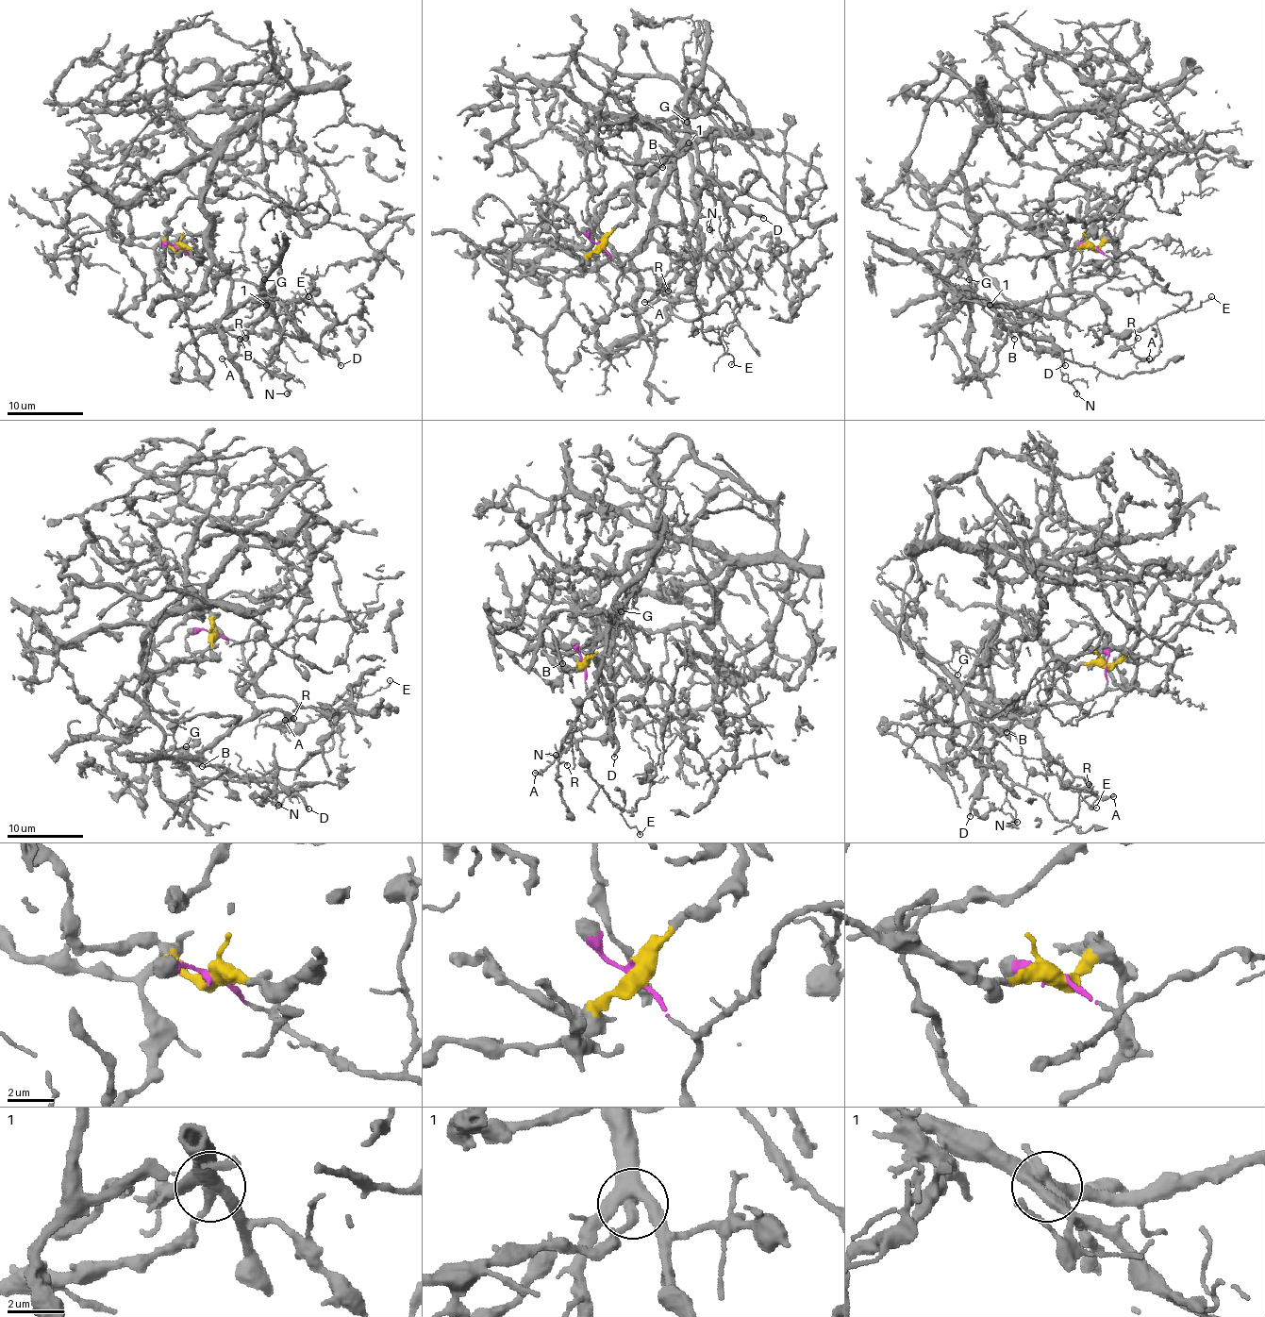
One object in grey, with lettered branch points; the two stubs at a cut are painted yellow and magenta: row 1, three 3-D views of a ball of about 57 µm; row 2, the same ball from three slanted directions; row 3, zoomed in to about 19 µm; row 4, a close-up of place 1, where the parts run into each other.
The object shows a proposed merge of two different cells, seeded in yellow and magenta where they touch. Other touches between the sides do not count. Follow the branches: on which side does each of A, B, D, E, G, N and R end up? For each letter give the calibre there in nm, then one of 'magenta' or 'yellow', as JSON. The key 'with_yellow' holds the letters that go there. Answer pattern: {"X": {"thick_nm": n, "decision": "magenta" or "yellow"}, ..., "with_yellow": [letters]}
{"A": {"thick_nm": 200, "decision": "magenta"}, "B": {"thick_nm": 200, "decision": "yellow"}, "D": {"thick_nm": 220, "decision": "magenta"}, "E": {"thick_nm": 100, "decision": "magenta"}, "G": {"thick_nm": 100, "decision": "magenta"}, "N": {"thick_nm": 180, "decision": "magenta"}, "R": {"thick_nm": 150, "decision": "magenta"}, "with_yellow": ["B"]}

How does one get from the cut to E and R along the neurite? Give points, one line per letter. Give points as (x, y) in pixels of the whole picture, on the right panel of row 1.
E: (1092, 246), (1111, 261), (1098, 273), (1069, 282), (1077, 291), (1098, 299), (1113, 333), (1141, 331), (1212, 297)
R: (1092, 246), (1111, 261), (1098, 273), (1069, 282), (1077, 291), (1092, 293), (1111, 333), (1126, 344), (1138, 337)

